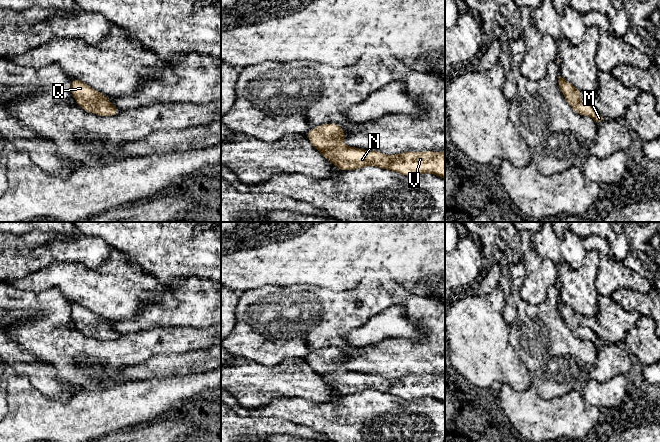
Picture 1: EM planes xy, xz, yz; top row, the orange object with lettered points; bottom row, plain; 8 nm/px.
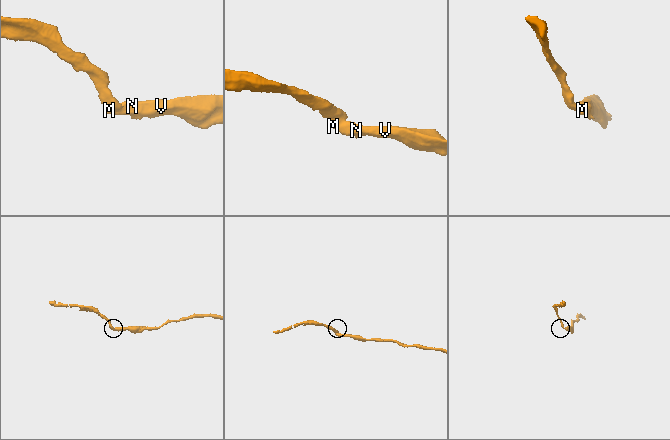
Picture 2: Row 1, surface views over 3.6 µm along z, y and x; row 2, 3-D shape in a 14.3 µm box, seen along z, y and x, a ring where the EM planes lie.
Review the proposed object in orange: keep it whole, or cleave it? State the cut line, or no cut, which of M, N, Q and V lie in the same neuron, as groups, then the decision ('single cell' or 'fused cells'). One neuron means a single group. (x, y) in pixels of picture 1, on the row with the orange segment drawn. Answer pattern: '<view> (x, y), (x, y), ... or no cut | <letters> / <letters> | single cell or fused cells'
no cut | M N Q V | single cell

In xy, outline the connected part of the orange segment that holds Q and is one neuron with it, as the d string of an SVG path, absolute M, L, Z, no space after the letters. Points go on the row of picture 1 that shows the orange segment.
M70 79L71 91L77 105L86 112L94 113L99 116L114 116L120 110L113 106L108 96L94 90L92 87L78 79Z

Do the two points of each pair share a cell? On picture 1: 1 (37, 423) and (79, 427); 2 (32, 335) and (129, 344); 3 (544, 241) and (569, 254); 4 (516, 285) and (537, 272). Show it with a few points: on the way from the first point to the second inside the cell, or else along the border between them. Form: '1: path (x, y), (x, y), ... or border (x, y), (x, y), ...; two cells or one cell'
1: path (47, 423), (69, 423); one cell
2: path (56, 342), (67, 349), (105, 349); one cell
3: path (550, 247), (563, 250); one cell
4: border (520, 260), (525, 269), (521, 298); two cells

